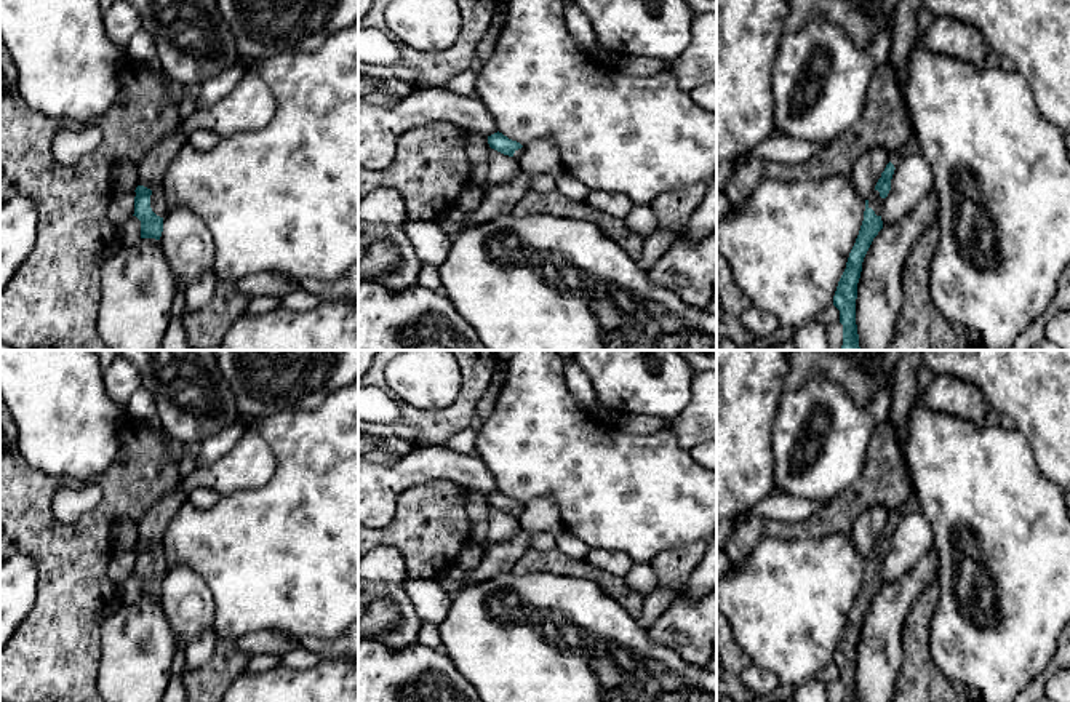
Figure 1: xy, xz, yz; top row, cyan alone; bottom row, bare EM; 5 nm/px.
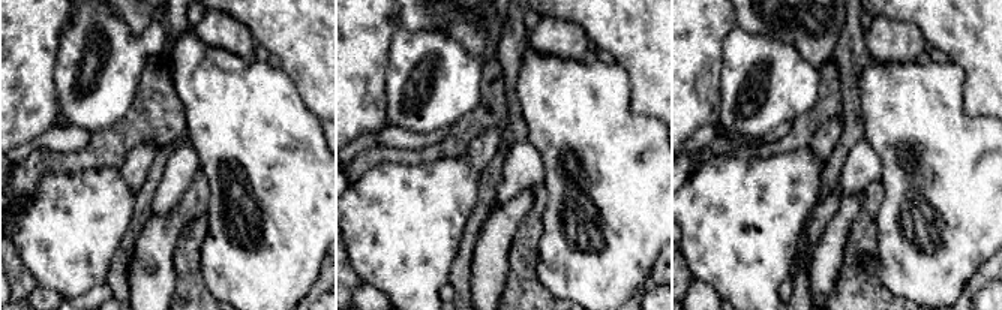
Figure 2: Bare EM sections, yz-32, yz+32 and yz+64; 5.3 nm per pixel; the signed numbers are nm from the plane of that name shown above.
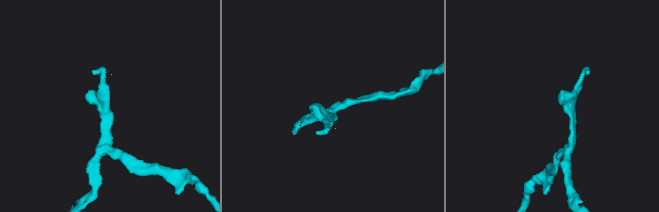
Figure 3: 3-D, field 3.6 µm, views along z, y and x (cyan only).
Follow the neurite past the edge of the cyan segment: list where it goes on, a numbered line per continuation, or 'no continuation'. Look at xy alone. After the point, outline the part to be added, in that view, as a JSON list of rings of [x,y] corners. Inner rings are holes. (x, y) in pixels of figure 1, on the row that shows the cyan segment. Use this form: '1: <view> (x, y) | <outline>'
1: xy (157, 200) | [[[162,182],[152,190],[150,208],[157,216],[160,217],[166,216],[168,205],[163,197]]]

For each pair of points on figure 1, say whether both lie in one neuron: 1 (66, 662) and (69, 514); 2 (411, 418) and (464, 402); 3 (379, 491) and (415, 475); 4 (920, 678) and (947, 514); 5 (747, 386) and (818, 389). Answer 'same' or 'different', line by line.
1: different
2: same
3: same
4: different
5: different

